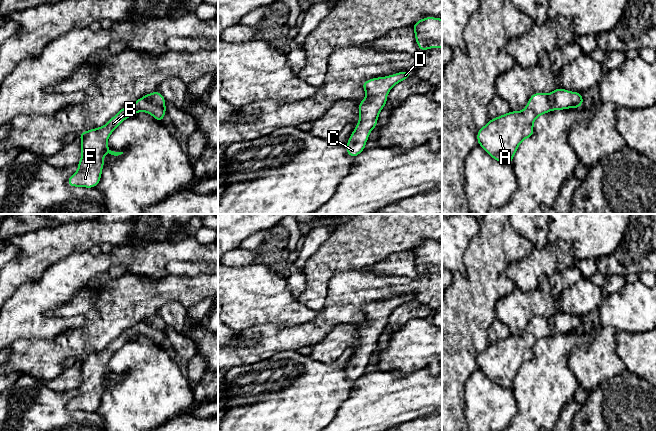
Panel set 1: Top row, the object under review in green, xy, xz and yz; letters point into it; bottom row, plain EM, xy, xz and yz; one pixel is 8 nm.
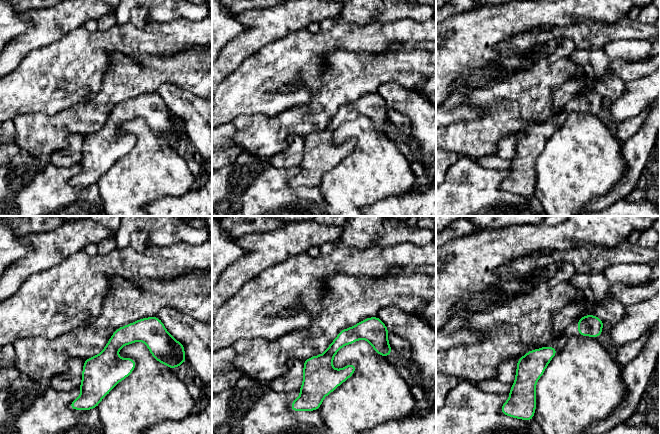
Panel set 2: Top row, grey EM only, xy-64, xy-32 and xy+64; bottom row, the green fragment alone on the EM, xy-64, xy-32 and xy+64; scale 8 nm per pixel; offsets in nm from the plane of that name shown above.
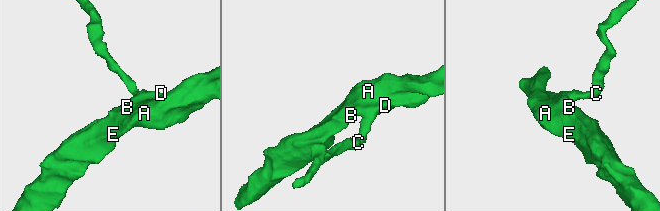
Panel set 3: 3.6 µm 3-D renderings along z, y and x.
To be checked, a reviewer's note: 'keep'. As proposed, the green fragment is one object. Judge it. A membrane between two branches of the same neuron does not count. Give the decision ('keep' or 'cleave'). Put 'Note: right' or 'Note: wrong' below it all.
keep
Note: right

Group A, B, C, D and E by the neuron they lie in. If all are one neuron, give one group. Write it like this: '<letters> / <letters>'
A B C D E

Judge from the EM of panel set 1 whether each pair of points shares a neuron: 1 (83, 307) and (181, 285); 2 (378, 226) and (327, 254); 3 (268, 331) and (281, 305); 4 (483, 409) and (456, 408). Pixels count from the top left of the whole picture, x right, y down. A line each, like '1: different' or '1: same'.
1: same
2: same
3: different
4: different

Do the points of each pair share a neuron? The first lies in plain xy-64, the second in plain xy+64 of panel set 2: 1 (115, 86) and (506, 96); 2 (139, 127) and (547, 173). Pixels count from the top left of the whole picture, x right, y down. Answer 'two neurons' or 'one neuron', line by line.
1: one neuron
2: one neuron

